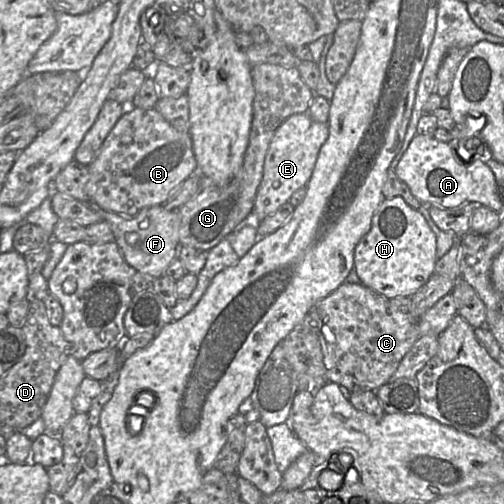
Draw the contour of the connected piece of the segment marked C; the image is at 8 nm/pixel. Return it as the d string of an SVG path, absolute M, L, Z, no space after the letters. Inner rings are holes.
M344 281L334 292L332 292L327 297L319 300L316 304L314 304L311 310L313 309L316 309L316 313L319 314L320 318L319 340L323 354L323 363L326 369L327 381L339 384L346 392L376 391L382 385L387 383L390 380L390 377L398 368L401 360L410 350L415 341L421 336L419 331L420 317L414 317L414 315L410 313L398 311L396 308L390 305L390 300L387 297L364 286L362 283L352 283Z

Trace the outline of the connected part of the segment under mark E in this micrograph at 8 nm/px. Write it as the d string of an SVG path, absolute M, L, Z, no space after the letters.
M307 113L294 114L278 127L265 156L263 176L254 202L253 210L260 221L289 202L298 189L307 186L328 136L328 123L316 122Z

